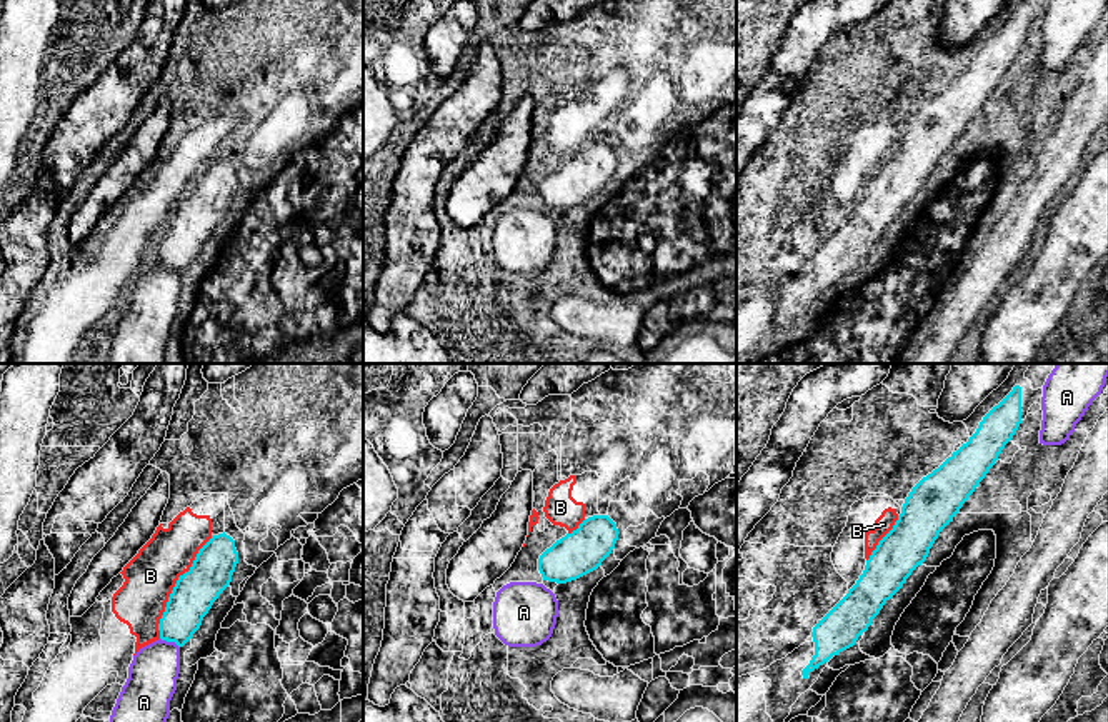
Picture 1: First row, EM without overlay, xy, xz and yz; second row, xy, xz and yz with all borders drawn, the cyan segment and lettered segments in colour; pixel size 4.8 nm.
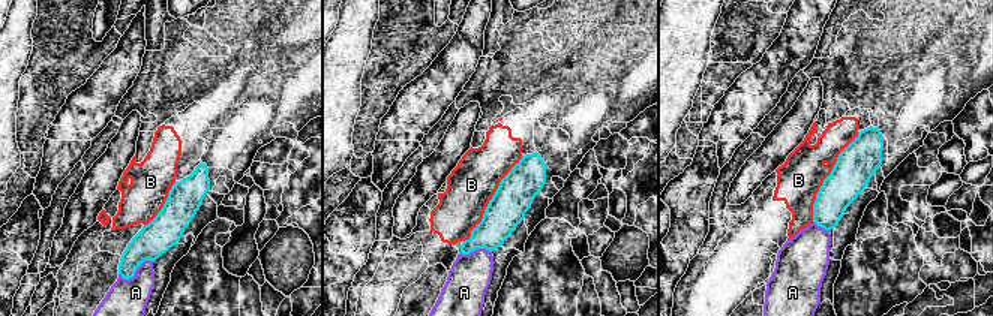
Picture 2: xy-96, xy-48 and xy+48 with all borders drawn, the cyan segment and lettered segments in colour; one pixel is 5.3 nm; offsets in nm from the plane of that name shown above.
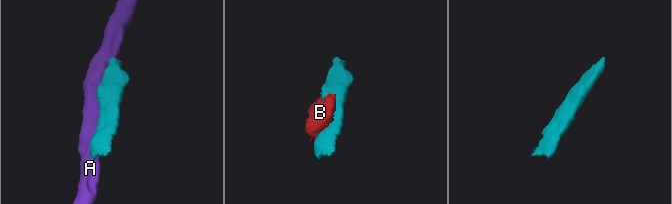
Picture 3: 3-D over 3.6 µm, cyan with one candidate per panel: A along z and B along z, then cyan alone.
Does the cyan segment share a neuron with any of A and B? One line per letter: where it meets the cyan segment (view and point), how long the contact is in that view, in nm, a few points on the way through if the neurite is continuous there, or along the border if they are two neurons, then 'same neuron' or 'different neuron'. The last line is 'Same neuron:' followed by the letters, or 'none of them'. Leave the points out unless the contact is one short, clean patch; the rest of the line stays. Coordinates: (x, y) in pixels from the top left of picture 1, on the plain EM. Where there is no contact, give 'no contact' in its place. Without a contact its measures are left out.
A: meets cyan in xy at (170, 267); contact 110 nm long; different neuron
B: meets cyan in xy at (175, 212); contact 550 nm long; different neuron
Same neuron: none of them

